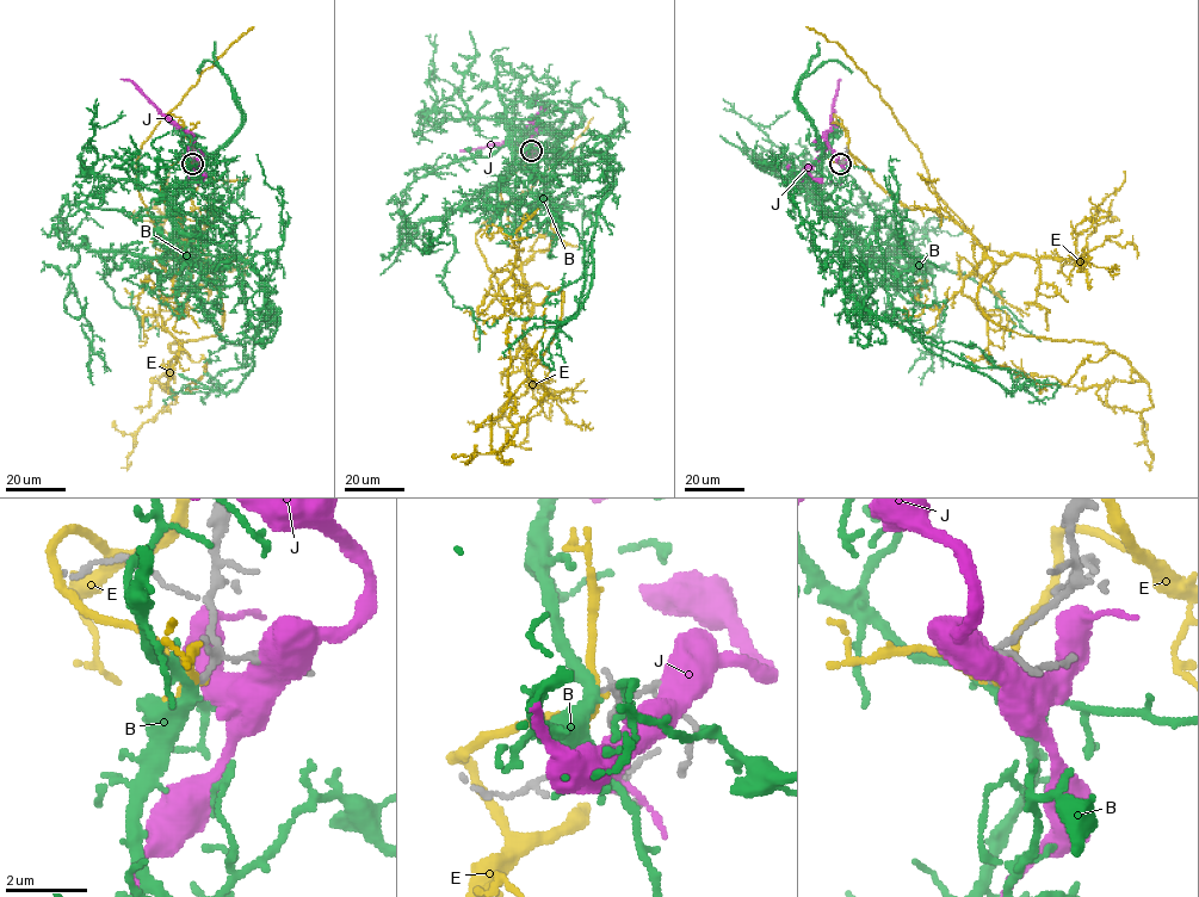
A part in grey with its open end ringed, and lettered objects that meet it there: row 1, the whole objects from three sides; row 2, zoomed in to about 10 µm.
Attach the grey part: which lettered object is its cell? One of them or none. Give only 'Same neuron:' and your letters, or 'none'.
Same neuron: B

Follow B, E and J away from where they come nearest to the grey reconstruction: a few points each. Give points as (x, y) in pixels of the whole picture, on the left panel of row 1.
B: (192, 164), (192, 195), (173, 202), (173, 217), (247, 263), (273, 314), (235, 389), (186, 385), (166, 403)
E: (192, 164), (183, 153), (162, 196), (222, 327), (171, 344), (152, 381), (170, 389), (170, 360)
J: (197, 161), (204, 155), (193, 147), (192, 137), (130, 81), (121, 79)

